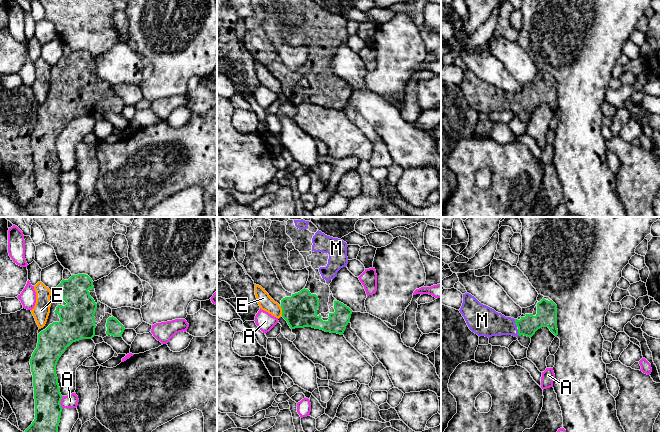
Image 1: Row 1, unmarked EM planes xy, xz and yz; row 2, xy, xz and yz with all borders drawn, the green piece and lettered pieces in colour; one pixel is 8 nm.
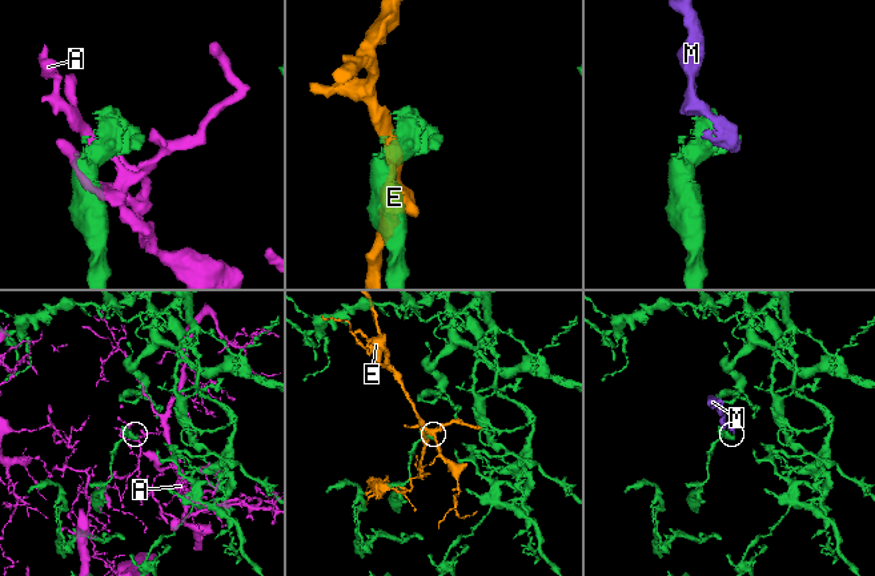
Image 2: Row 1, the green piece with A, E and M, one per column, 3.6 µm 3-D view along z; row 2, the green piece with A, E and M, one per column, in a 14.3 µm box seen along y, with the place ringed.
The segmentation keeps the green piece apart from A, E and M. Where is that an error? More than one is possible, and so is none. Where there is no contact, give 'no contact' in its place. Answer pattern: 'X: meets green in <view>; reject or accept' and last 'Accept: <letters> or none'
A: meets green in xy; reject
E: meets green in xz; reject
M: meets green in yz; accept
Accept: M

